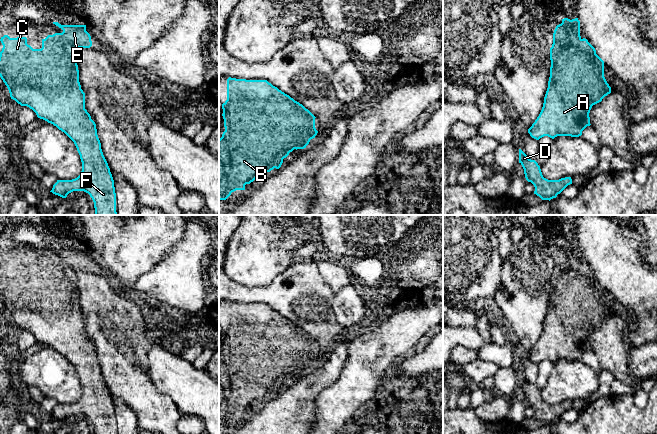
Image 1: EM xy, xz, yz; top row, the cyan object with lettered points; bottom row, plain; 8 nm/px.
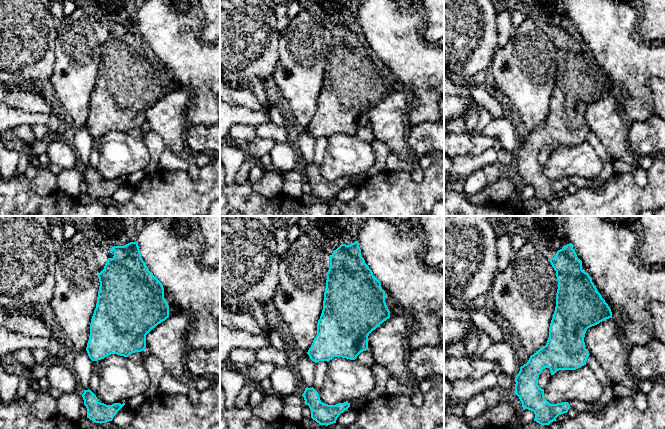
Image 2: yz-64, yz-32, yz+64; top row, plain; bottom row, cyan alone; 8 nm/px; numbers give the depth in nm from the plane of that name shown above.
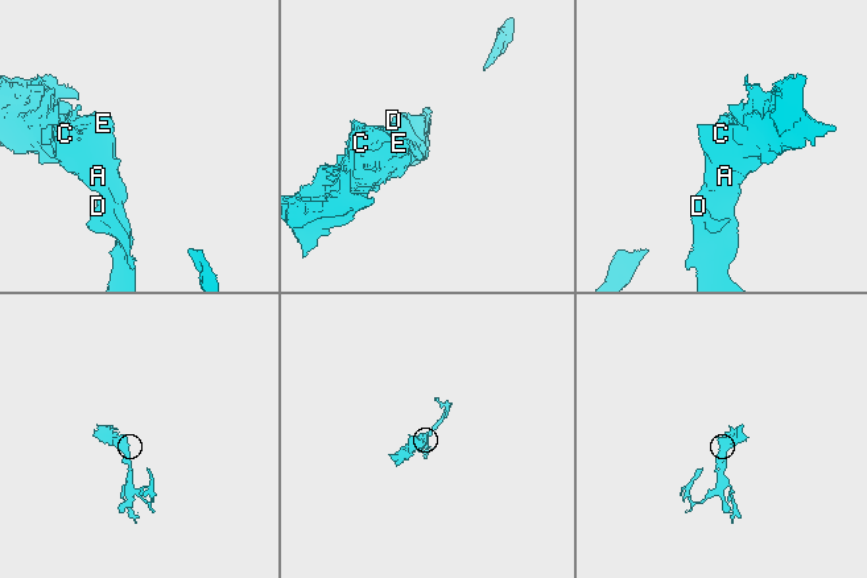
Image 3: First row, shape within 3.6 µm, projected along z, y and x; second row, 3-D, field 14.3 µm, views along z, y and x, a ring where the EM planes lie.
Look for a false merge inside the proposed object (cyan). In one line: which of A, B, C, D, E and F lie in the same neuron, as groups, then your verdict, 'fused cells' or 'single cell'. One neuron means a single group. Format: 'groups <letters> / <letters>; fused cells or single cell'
groups A B C D E F; single cell

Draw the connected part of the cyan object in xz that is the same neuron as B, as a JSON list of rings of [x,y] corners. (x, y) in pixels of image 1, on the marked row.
[[[227,79],[227,100],[222,104],[225,131],[219,139],[219,200],[226,200],[232,192],[245,190],[245,185],[260,180],[265,172],[279,169],[290,152],[304,149],[318,131],[315,116],[267,80]]]

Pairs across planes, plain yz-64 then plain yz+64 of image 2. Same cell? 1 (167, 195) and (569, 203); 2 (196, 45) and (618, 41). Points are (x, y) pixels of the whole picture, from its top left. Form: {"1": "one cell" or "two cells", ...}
{"1": "one cell", "2": "one cell"}

